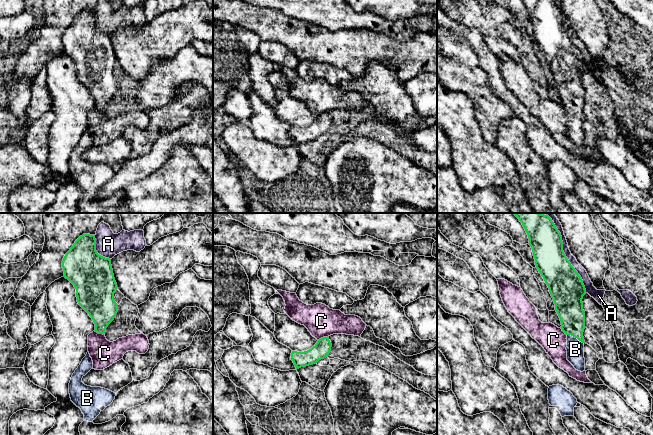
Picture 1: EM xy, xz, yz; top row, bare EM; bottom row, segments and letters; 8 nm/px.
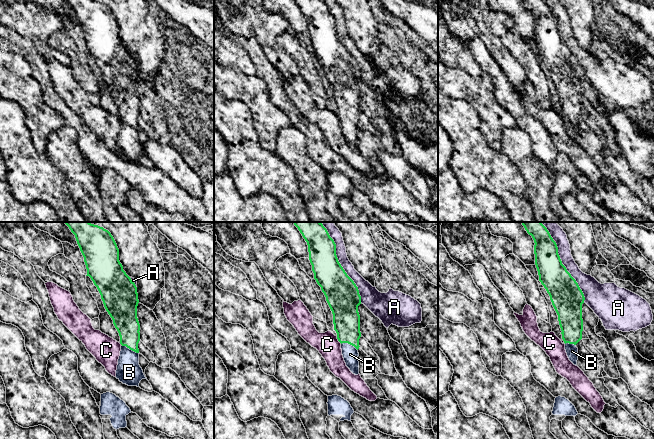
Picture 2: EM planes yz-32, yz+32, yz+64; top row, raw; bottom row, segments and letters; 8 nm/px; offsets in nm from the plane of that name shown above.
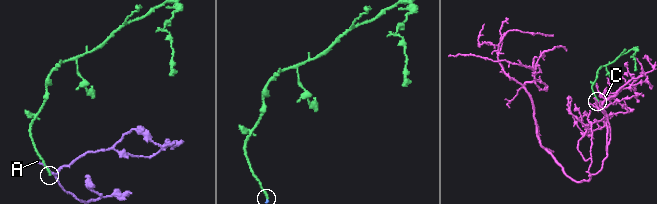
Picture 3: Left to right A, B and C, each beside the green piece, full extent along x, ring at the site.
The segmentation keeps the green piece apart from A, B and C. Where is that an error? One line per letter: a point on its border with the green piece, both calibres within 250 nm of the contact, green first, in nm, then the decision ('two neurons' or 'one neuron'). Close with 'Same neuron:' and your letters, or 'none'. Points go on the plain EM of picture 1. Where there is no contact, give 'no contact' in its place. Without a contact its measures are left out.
A: contact yz (567, 34); calibres 280 and 70 nm; two neurons
B: contact yz (575, 113); calibres 220 and 140 nm; one neuron
C: contact xy (99, 109); calibres 240 and 220 nm; two neurons
Same neuron: B

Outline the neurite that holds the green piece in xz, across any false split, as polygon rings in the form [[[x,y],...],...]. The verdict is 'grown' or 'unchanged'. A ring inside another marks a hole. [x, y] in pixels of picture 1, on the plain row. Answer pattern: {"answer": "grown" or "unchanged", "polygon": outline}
{"answer": "unchanged", "polygon": [[[323,113],[309,126],[304,128],[292,127],[291,136],[296,145],[316,140],[319,136],[328,133],[332,120],[328,113]]]}

